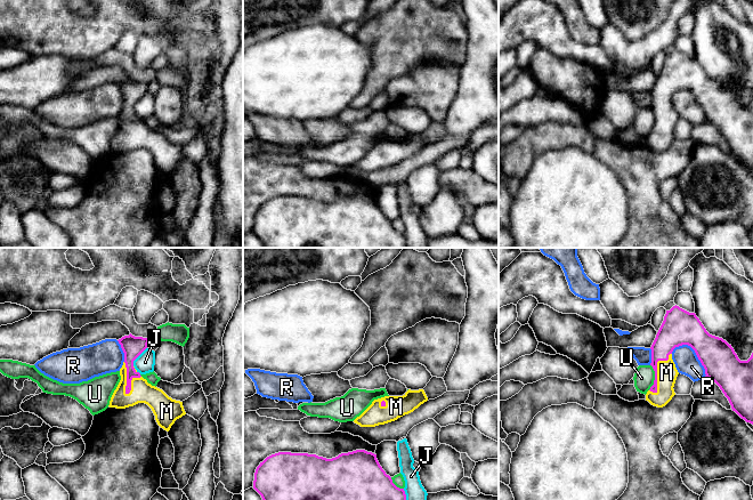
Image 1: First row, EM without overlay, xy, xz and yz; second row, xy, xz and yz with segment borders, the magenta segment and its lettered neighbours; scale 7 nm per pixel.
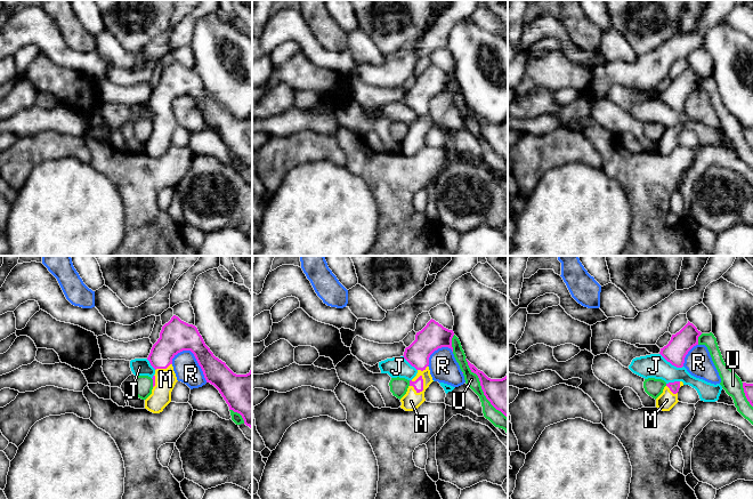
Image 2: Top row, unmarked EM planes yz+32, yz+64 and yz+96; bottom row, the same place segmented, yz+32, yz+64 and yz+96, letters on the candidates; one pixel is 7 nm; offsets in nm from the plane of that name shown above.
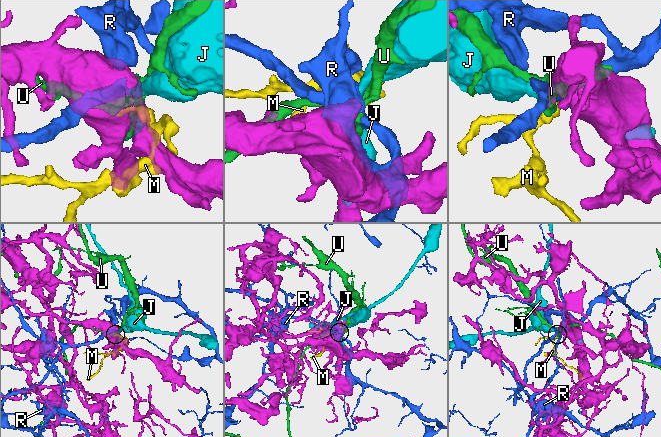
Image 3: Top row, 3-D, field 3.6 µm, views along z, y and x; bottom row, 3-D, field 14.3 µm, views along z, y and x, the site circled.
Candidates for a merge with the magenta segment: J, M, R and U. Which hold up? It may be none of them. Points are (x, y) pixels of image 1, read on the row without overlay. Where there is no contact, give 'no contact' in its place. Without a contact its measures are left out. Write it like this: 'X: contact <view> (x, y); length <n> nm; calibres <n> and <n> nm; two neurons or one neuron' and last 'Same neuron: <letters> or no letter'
J: contact xy (138, 99); length 170 nm; calibres 150 and 140 nm; two neurons
M: contact xy (127, 122); length 240 nm; calibres 150 and 160 nm; one neuron
R: contact yz (695, 96); length 300 nm; calibres 260 and 170 nm; two neurons
U: contact yz (655, 121); length 180 nm; calibres 150 and 150 nm; two neurons
Same neuron: M

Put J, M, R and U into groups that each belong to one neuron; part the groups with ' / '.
J / M / R / U

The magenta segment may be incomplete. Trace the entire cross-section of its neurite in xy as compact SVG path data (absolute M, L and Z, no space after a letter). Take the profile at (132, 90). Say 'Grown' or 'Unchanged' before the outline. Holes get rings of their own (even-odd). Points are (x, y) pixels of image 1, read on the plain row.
Grown. M130 78L118 86L124 97L124 106L120 113L121 124L108 151L126 153L145 147L152 153L157 169L169 176L186 156L183 146L172 144L162 134L148 128L135 113L133 105L147 92L148 83Z

